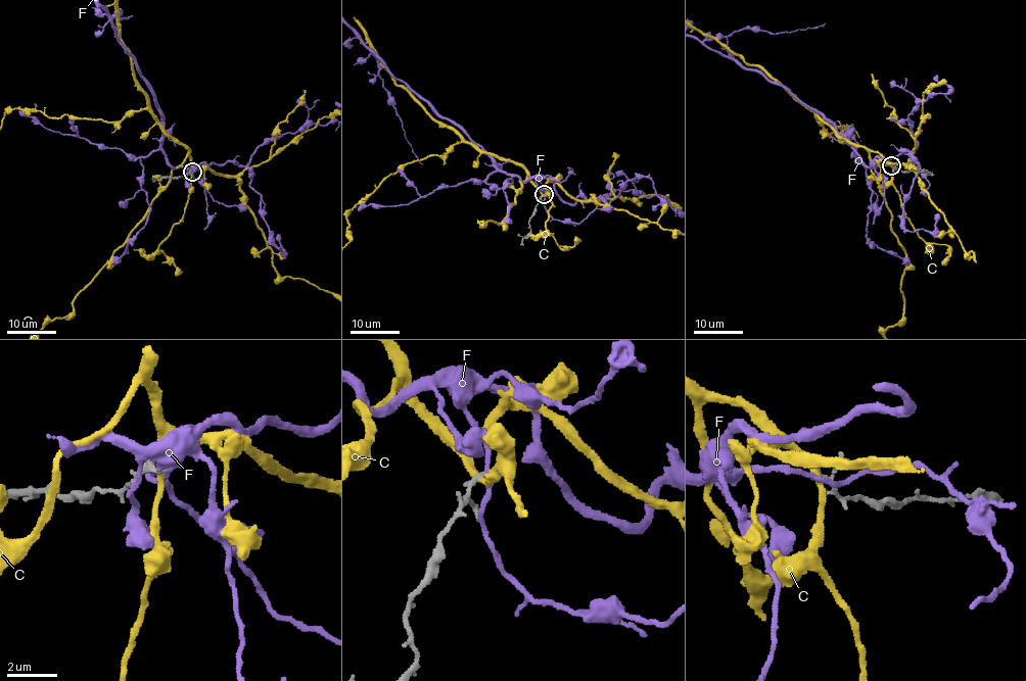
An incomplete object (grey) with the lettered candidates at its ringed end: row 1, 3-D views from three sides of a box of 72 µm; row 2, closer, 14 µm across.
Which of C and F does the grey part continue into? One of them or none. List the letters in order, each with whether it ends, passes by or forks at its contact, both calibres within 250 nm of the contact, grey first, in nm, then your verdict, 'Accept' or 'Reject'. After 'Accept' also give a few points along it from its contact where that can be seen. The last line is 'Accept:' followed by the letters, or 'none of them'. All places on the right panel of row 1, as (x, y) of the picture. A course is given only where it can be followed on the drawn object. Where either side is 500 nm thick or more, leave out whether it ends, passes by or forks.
C: It passes by. Thickness 160 nm (grey) against 260 nm. Reject
F: It passes by. Thickness 160 nm (grey) against 160 nm. Reject
Accept: none of them

